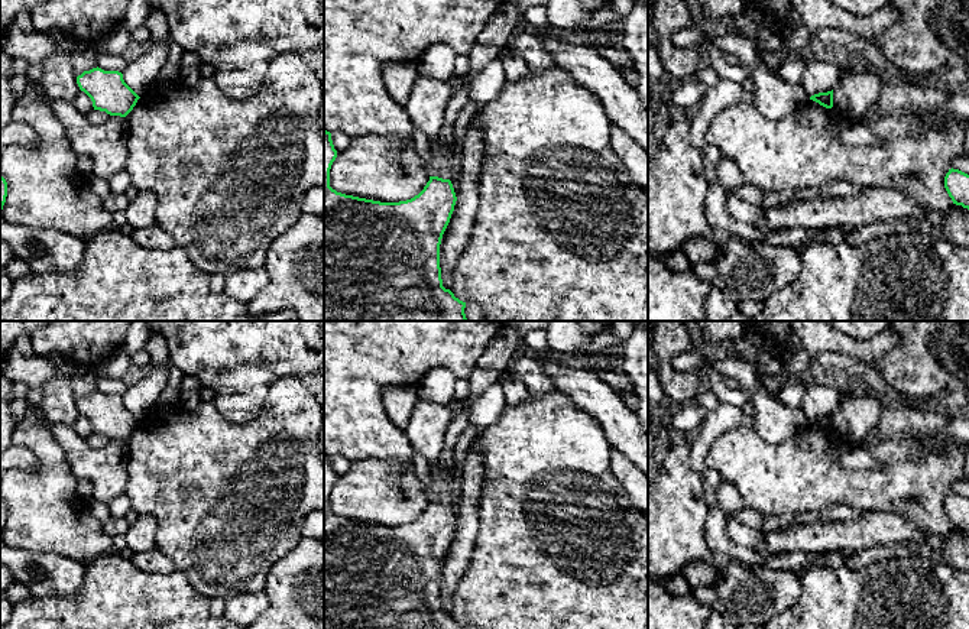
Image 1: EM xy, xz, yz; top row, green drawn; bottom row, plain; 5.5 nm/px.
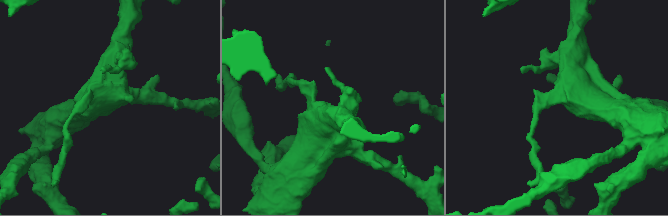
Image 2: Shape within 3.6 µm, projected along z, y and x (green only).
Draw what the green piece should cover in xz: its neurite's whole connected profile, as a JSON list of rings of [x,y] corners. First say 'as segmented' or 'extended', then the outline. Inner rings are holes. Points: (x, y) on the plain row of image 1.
extended; [[[324,453],[324,629],[466,629],[443,610],[440,568],[457,525],[451,502],[451,482],[458,458],[444,467],[428,464],[430,505],[411,523],[380,526],[337,516],[330,510],[330,493],[337,482],[331,457]]]

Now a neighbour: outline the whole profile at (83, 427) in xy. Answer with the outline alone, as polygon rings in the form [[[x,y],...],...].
[[[81,414],[77,418],[77,421],[75,421],[72,428],[82,438],[88,438],[90,435],[94,434],[91,422]]]

